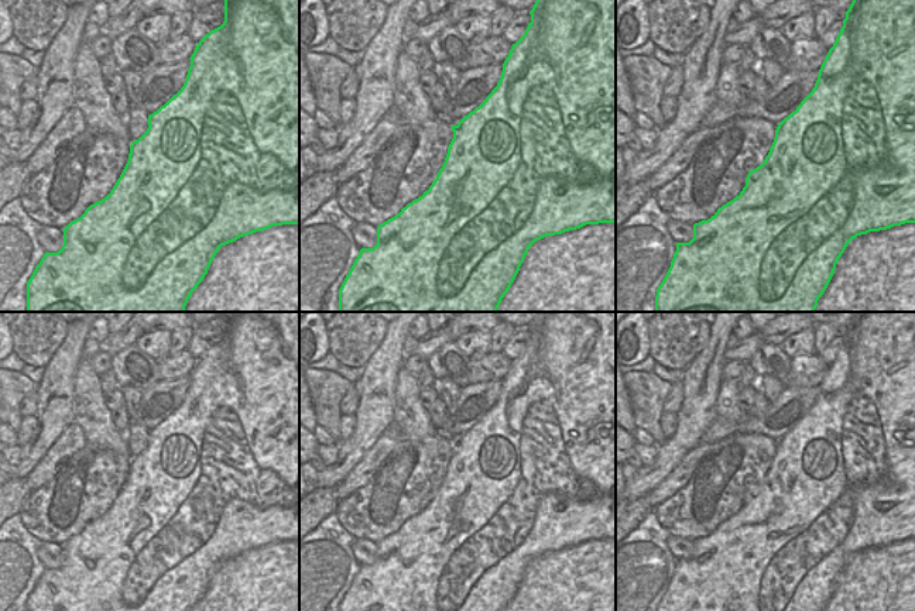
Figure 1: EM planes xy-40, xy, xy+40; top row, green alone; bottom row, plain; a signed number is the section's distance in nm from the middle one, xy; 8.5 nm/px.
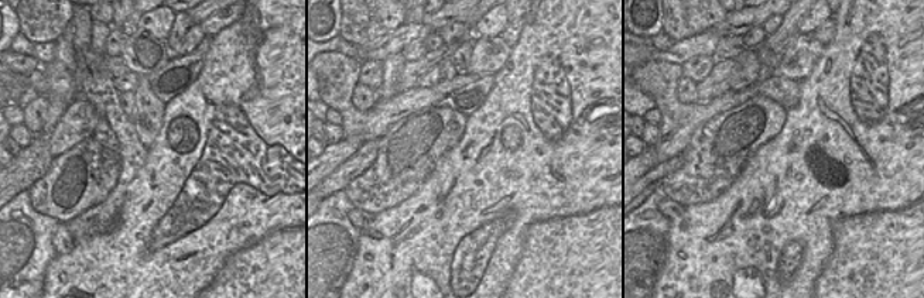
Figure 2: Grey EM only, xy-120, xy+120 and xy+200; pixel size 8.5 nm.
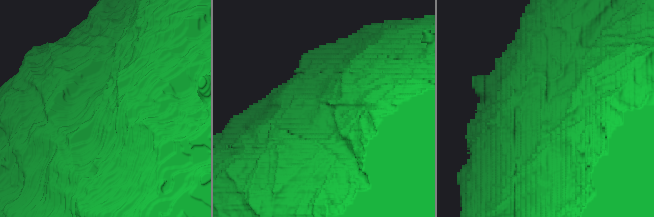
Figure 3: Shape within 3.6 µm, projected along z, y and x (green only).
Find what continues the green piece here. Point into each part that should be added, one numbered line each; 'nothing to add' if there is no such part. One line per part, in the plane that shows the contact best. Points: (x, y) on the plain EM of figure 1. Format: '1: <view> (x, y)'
1: xy (582, 577)

